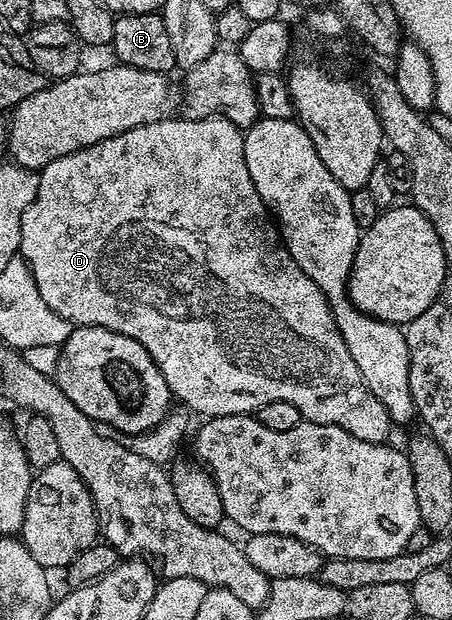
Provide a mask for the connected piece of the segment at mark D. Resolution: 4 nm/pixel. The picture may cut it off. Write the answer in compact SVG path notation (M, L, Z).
M221 117L161 119L52 161L52 165L42 168L36 201L28 205L20 221L20 256L29 267L40 297L49 309L74 325L107 327L116 333L124 333L124 337L132 337L132 341L140 341L140 345L148 349L152 361L156 361L160 373L164 373L171 396L201 417L248 415L258 412L268 405L268 401L288 401L300 409L307 423L336 425L352 433L352 437L360 437L360 441L369 443L389 440L392 424L388 411L364 385L360 369L356 369L356 361L352 361L352 353L348 353L348 345L344 345L344 337L340 337L340 329L336 329L324 293L320 293L316 281L292 261L275 220L267 211L260 193L256 193L252 177L248 177L248 161L244 161L244 131L232 121Z

